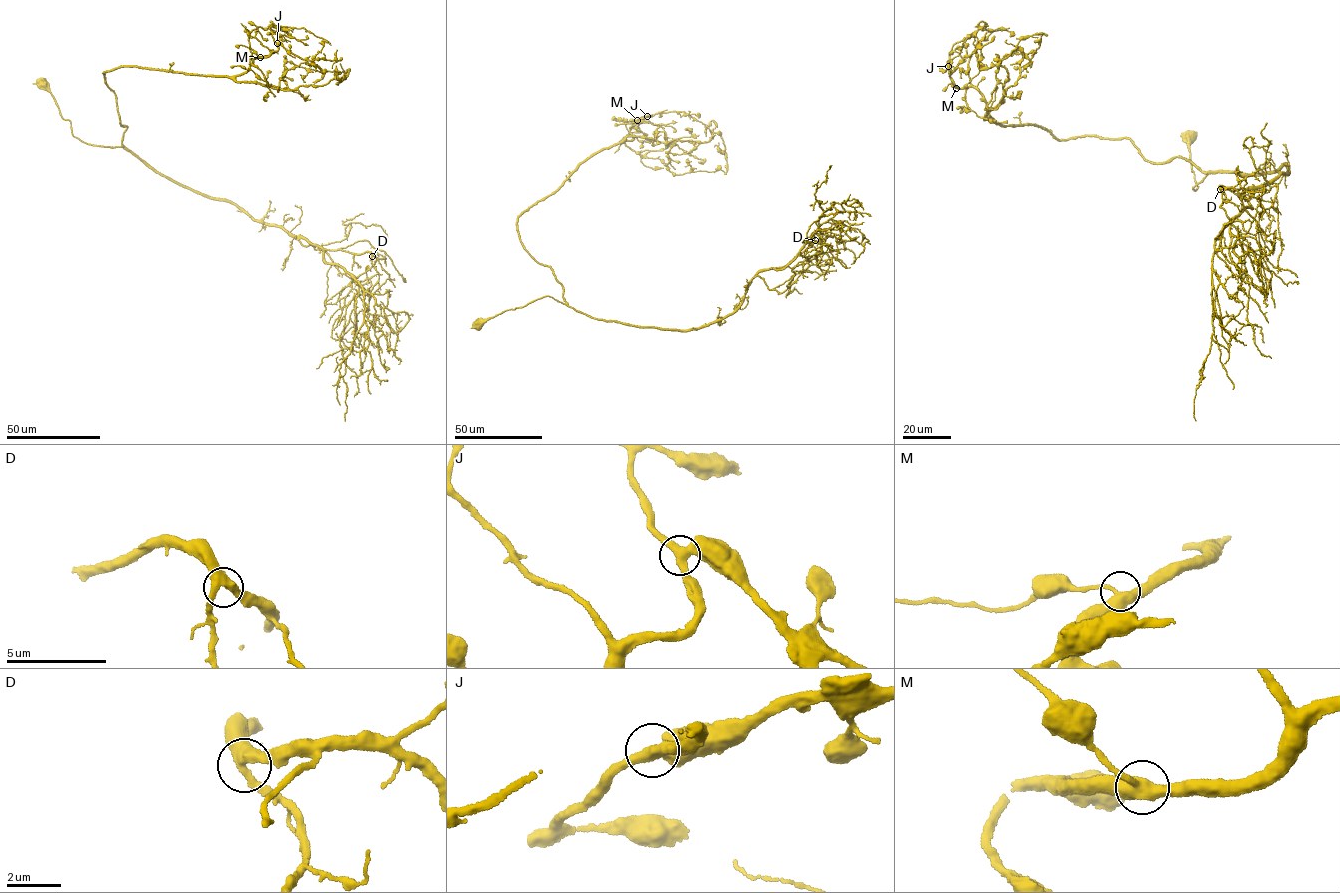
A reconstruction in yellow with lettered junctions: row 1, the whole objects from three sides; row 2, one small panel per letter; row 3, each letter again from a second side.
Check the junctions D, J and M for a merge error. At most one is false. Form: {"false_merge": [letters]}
{"false_merge": []}

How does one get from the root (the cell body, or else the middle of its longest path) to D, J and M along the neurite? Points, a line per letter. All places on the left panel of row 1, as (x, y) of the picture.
D: (42, 85), (81, 140), (127, 148), (181, 184), (230, 200), (255, 219), (323, 248), (372, 256)
J: (42, 85), (73, 136), (120, 146), (127, 127), (106, 71), (236, 76), (277, 43)
M: (42, 85), (73, 136), (120, 146), (127, 127), (106, 71), (234, 76), (260, 57)

